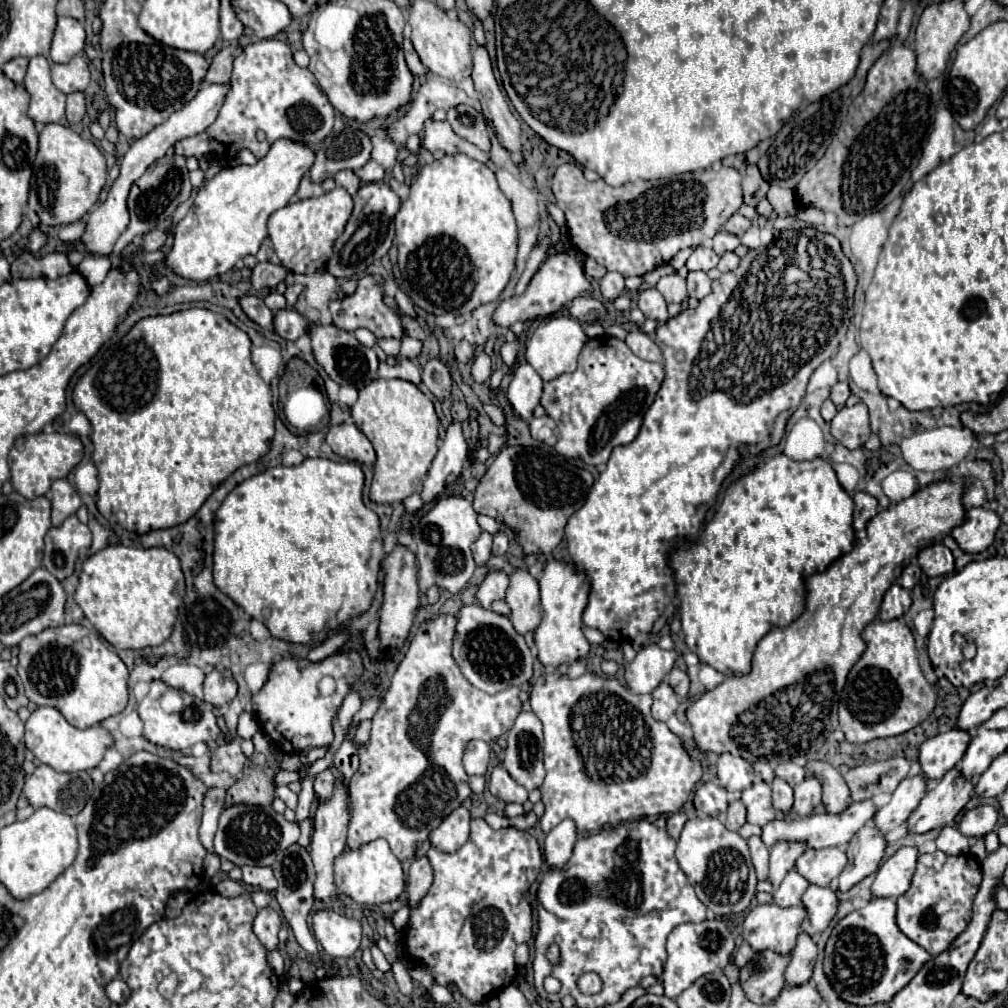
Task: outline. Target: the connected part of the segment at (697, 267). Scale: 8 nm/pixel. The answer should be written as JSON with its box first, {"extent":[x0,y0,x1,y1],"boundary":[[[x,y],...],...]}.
{"extent":[687,245,719,271],"boundary":[[[699,245],[693,249],[691,257],[687,259],[687,269],[689,271],[709,271],[713,267],[717,267],[719,263],[719,255],[711,249],[711,245]]]}

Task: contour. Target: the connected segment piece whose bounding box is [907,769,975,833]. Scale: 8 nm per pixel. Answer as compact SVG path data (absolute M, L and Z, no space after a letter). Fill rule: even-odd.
M951 769L933 789L925 793L917 809L907 819L907 833L927 833L951 823L965 807L973 793L973 783L961 779L957 769Z

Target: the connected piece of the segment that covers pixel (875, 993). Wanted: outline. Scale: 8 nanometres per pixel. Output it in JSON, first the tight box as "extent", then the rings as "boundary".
{"extent":[823,899,931,1007],"boundary":[[[871,899],[863,909],[849,913],[833,927],[825,945],[823,971],[843,1001],[859,1007],[889,1003],[931,959],[923,947],[899,931],[895,911],[893,899]]]}

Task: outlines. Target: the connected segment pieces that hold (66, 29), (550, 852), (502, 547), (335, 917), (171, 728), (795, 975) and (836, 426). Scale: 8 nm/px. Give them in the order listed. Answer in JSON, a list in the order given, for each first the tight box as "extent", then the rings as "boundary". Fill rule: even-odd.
[{"extent":[51,17,85,63],"boundary":[[[59,17],[55,37],[51,43],[51,61],[69,63],[71,57],[79,55],[85,47],[85,29],[77,19]]]},{"extent":[545,819,577,867],"boundary":[[[573,819],[561,821],[545,839],[545,861],[549,867],[561,867],[565,859],[571,857],[573,845],[577,841],[577,829]]]},{"extent":[493,531,509,555],"boundary":[[[501,531],[501,533],[497,533],[495,537],[493,537],[493,555],[503,555],[505,551],[507,551],[507,547],[509,547],[509,539],[507,539],[507,535]]]},{"extent":[313,909,361,957],"boundary":[[[331,909],[313,913],[313,935],[323,945],[325,953],[333,957],[351,957],[361,943],[361,923],[343,917]]]},{"extent":[137,681,221,749],"boundary":[[[161,681],[151,683],[151,691],[137,705],[137,711],[145,725],[143,735],[155,745],[163,745],[169,749],[187,749],[199,741],[209,743],[209,741],[215,741],[221,737],[221,729],[217,727],[217,719],[213,715],[211,703],[205,703],[191,695],[185,695],[185,691],[167,687]]]},{"extent":[785,933,817,987],"boundary":[[[801,933],[797,937],[795,949],[791,951],[791,961],[785,969],[787,985],[799,987],[799,985],[809,983],[815,959],[817,959],[817,945],[813,943],[813,939],[807,933]]]},{"extent":[831,403,871,449],"boundary":[[[857,403],[853,407],[841,407],[831,421],[831,435],[847,449],[863,447],[871,435],[867,405]]]}]

